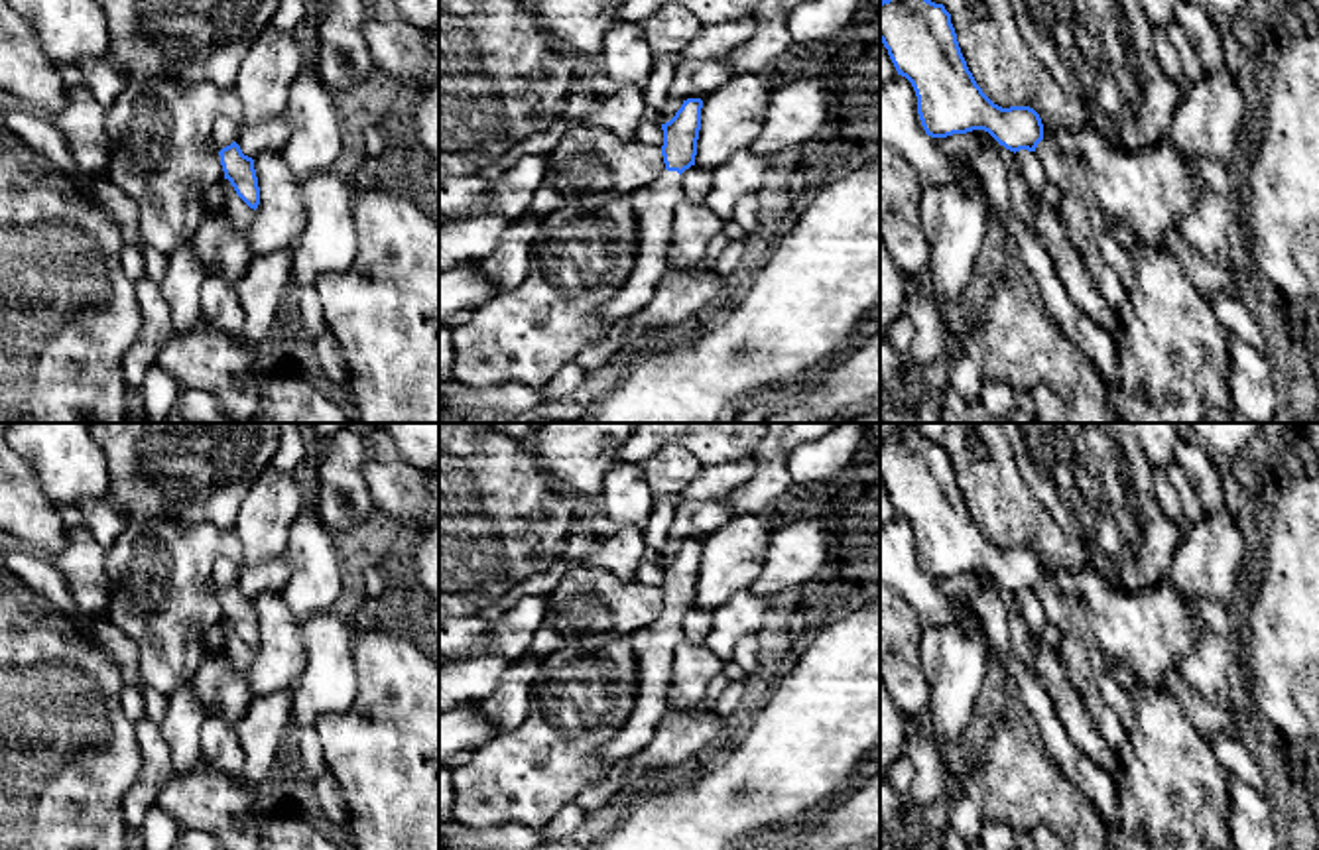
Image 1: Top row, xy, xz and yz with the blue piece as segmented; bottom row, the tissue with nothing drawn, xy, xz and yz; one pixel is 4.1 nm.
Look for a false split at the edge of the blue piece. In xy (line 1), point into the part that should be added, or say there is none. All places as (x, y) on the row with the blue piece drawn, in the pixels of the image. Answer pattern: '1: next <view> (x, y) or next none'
1: next xy (225, 132)

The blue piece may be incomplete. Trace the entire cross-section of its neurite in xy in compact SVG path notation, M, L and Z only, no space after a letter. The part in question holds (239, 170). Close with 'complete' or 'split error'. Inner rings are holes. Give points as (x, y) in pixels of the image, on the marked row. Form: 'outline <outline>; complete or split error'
outline M219 118L213 126L211 140L219 150L224 179L228 179L236 195L256 211L260 205L260 187L254 159L242 153L240 146L236 144L238 134L238 124L228 118Z; split error

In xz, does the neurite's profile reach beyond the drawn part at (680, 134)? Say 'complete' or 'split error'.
split error

